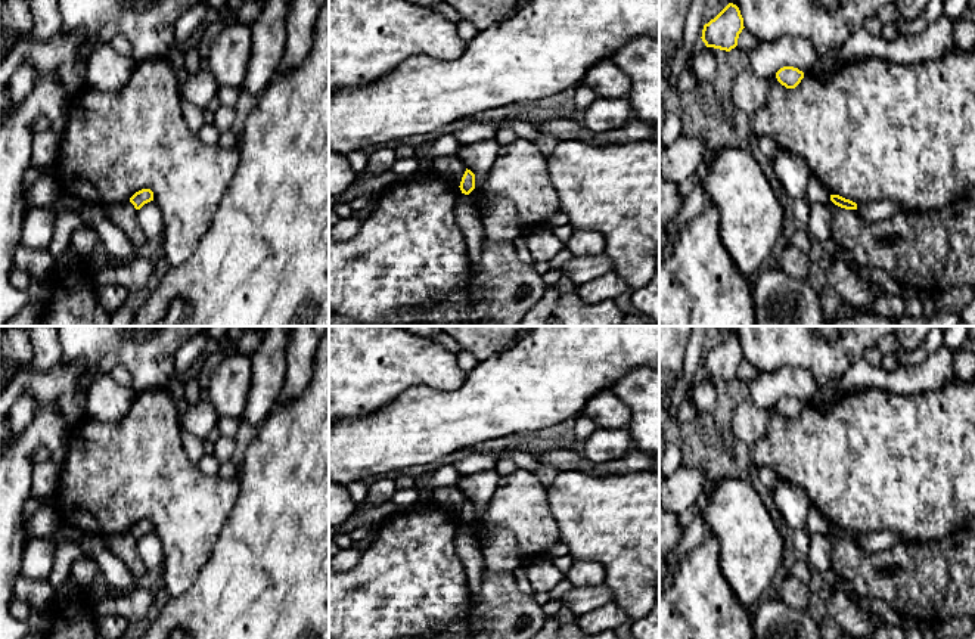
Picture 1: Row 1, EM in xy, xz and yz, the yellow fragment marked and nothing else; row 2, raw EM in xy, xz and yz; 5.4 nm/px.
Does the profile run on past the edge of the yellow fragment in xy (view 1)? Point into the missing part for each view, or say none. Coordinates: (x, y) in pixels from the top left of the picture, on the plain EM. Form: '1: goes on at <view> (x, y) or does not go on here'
1: does not go on here

